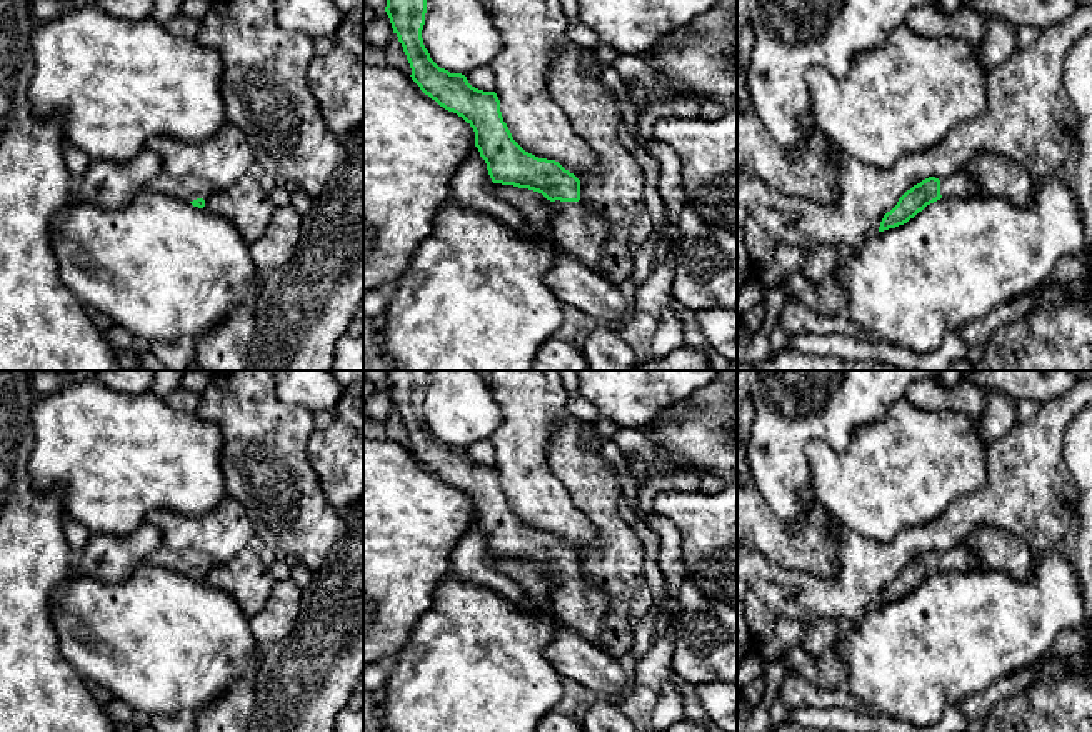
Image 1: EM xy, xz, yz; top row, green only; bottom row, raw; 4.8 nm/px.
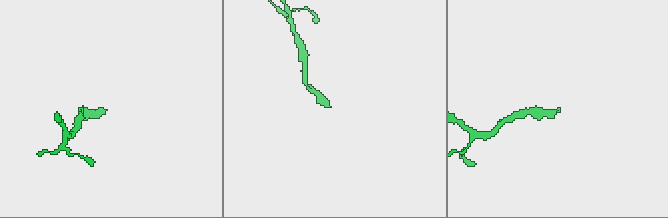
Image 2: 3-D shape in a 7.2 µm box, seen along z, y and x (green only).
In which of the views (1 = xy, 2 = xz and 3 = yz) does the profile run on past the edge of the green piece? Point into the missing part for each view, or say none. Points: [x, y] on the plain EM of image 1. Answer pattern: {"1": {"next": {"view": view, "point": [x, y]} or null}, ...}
{"1": {"next": {"view": "xy", "point": [187, 562]}}, "2": {"next": {"view": "xz", "point": [581, 607]}}, "3": {"next": {"view": "yz", "point": [959, 559]}}}

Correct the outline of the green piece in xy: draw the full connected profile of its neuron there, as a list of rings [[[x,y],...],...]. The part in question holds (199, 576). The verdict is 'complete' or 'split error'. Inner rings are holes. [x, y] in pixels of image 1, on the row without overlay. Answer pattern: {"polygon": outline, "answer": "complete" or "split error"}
{"polygon": [[[167,547],[157,549],[148,562],[158,564],[190,575],[193,580],[203,582],[205,574],[217,565],[217,562],[200,552],[173,552]]], "answer": "split error"}

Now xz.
{"polygon": [[[387,370],[385,385],[393,407],[403,420],[412,442],[412,454],[420,464],[440,480],[462,490],[475,505],[475,520],[487,537],[493,557],[513,559],[542,567],[550,574],[550,604],[557,622],[582,639],[599,645],[604,620],[607,617],[607,597],[580,575],[580,554],[565,544],[559,535],[538,532],[525,525],[512,510],[500,485],[500,474],[495,465],[483,465],[472,460],[465,449],[450,447],[440,442],[423,419],[422,404],[425,399],[428,370]]], "answer": "split error"}

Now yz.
{"polygon": [[[964,544],[942,554],[929,550],[899,572],[897,579],[884,589],[879,605],[907,597],[927,579],[940,572],[975,572],[977,569],[980,569],[980,564],[975,554]]], "answer": "split error"}

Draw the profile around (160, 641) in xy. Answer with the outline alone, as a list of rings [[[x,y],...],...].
[[[152,562],[138,565],[120,582],[103,582],[75,569],[72,579],[53,594],[52,622],[63,657],[85,680],[100,684],[112,697],[150,717],[195,714],[215,704],[235,680],[253,680],[255,655],[262,650],[250,619],[230,594]]]

